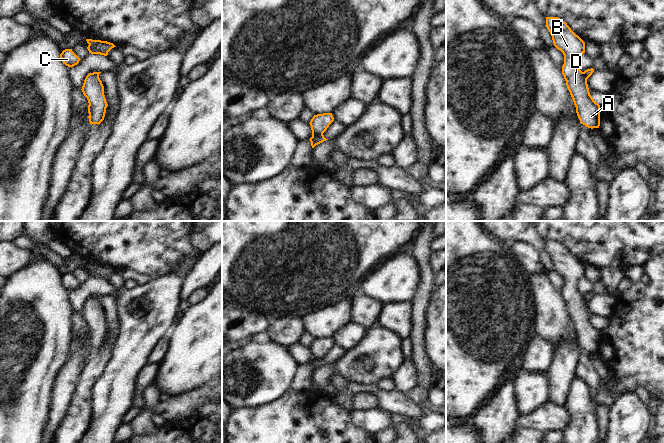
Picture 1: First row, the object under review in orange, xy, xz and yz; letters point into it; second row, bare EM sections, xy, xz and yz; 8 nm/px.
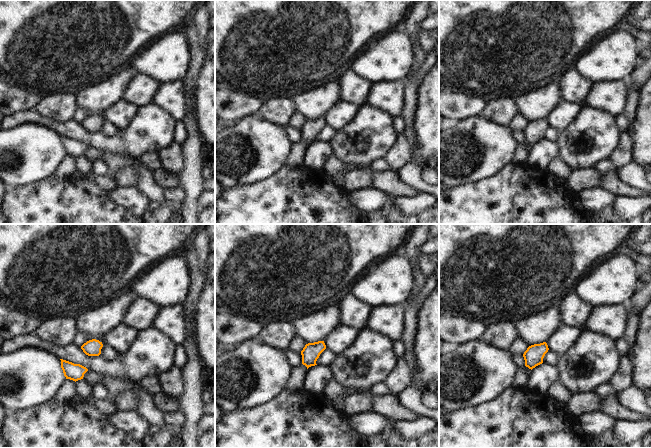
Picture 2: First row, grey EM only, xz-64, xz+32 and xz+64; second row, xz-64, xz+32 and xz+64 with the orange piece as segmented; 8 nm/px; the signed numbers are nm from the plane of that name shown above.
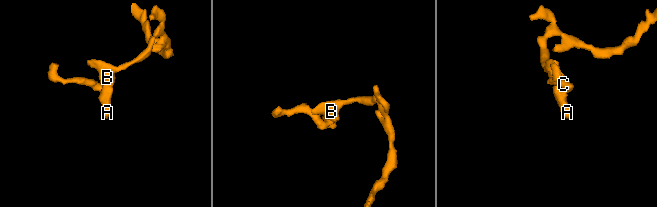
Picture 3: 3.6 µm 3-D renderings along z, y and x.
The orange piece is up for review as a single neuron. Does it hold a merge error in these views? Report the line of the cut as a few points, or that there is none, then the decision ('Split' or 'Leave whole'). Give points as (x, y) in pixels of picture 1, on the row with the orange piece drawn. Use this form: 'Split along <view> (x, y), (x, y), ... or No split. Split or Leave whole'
Split along xz (322, 133), (312, 136). Split

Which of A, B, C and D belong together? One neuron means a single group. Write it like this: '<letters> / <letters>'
A B D / C

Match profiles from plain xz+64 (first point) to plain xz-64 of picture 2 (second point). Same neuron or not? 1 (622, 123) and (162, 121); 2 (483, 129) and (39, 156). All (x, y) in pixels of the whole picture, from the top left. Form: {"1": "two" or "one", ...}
{"1": "two", "2": "one"}

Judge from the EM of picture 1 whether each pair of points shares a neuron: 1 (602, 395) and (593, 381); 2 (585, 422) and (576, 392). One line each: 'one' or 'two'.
1: two
2: one

